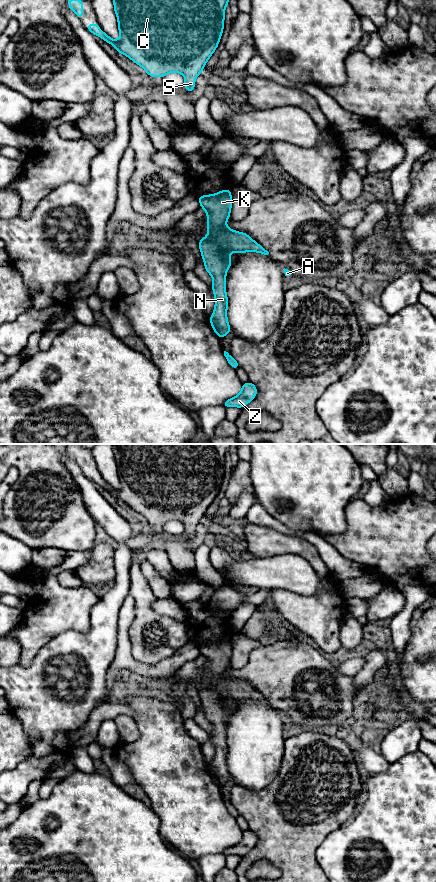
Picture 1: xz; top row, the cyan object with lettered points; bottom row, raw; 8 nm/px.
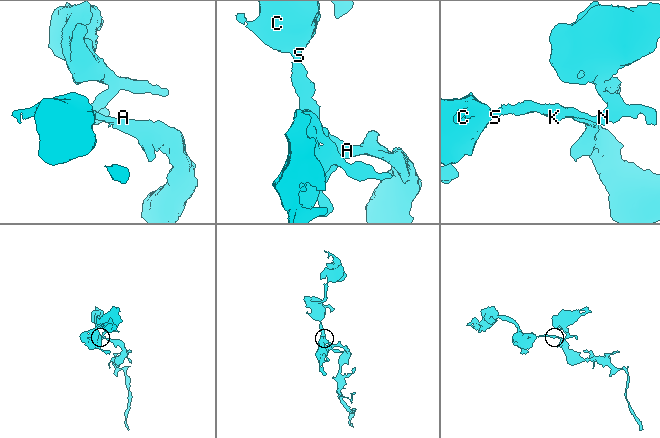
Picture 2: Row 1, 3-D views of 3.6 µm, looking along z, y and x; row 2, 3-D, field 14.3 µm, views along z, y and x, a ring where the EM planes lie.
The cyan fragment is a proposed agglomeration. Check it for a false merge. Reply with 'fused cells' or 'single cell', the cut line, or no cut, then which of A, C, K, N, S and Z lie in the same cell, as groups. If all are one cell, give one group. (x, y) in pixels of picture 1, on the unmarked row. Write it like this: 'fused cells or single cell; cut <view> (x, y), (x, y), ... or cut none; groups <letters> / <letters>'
single cell; cut none; groups A C K N S Z

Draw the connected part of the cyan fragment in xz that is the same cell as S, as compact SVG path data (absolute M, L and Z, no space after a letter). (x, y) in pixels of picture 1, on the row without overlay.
M112 444L112 446L113 446L113 451L114 451L114 459L118 467L118 477L119 477L120 487L114 488L111 485L109 485L104 479L101 479L99 477L98 471L87 472L86 476L92 482L99 484L108 492L113 492L117 500L124 502L133 510L135 510L136 512L144 516L150 525L162 526L163 524L172 520L177 520L177 521L182 522L186 526L186 529L183 535L187 539L193 540L195 537L196 525L200 521L202 521L203 516L205 512L207 511L208 507L211 505L211 503L214 501L214 499L218 495L218 492L219 492L219 489L221 487L221 483L224 477L225 456L227 452L229 451L230 444Z

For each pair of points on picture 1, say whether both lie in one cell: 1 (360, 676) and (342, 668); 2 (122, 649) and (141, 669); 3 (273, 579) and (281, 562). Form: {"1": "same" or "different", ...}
{"1": "different", "2": "same", "3": "same"}

